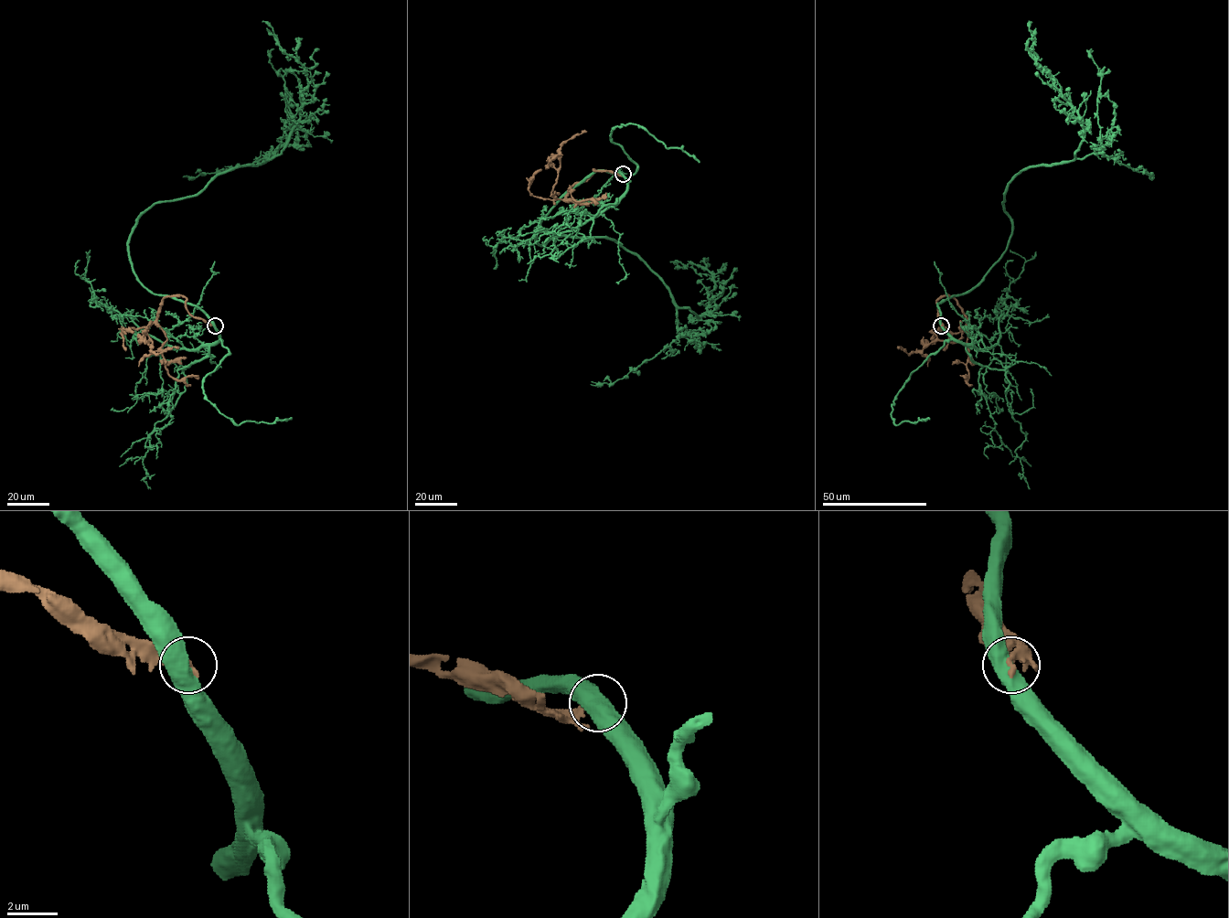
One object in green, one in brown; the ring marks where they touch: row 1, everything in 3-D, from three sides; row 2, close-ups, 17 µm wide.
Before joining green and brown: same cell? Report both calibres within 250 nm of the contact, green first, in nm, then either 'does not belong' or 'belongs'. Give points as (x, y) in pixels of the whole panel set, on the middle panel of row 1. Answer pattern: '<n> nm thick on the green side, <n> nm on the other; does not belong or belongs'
600 nm thick on the green side, 240 nm on the other; does not belong

